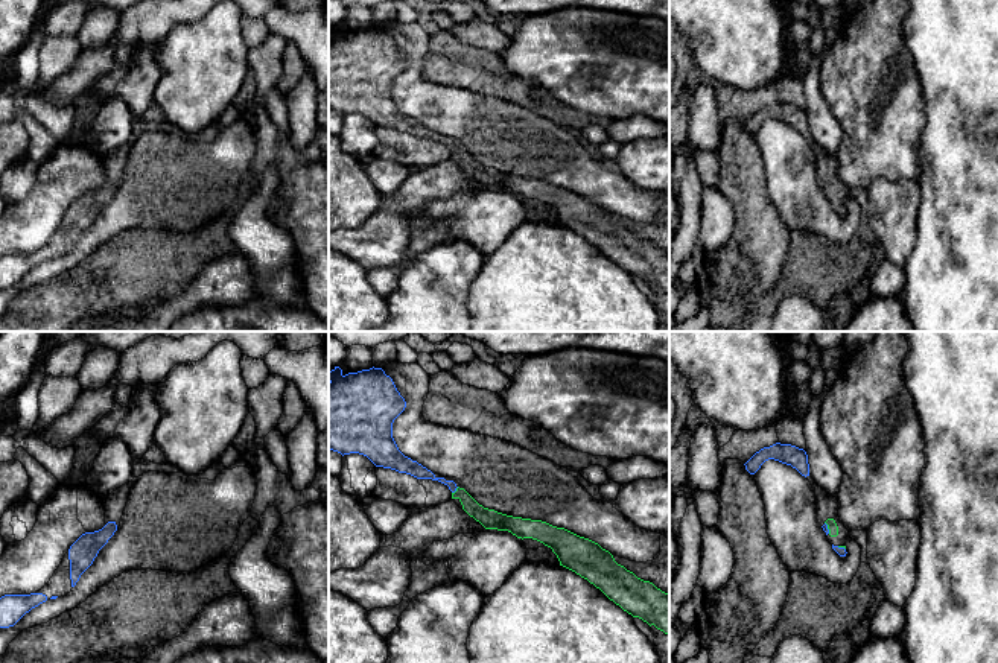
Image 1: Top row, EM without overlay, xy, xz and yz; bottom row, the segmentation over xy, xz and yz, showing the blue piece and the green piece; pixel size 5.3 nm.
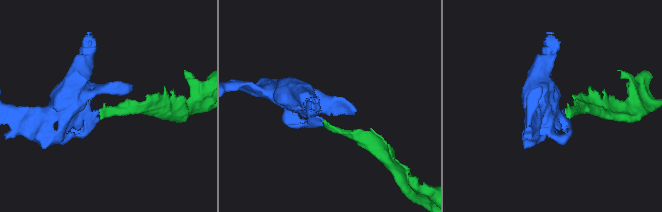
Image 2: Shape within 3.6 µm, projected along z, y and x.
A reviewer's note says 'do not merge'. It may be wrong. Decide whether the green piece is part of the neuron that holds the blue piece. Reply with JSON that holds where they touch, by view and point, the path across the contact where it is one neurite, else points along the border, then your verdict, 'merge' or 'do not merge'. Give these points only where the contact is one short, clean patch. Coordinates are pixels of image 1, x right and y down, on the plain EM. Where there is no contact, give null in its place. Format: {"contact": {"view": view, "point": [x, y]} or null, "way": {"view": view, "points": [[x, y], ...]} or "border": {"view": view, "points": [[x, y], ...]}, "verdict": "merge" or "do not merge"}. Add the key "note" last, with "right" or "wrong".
{"contact": {"view": "xz", "point": [455, 149]}, "way": {"view": "xz", "points": [[414, 128], [448, 142], [455, 149], [476, 171], [490, 178]]}, "verdict": "merge", "note": "wrong"}

